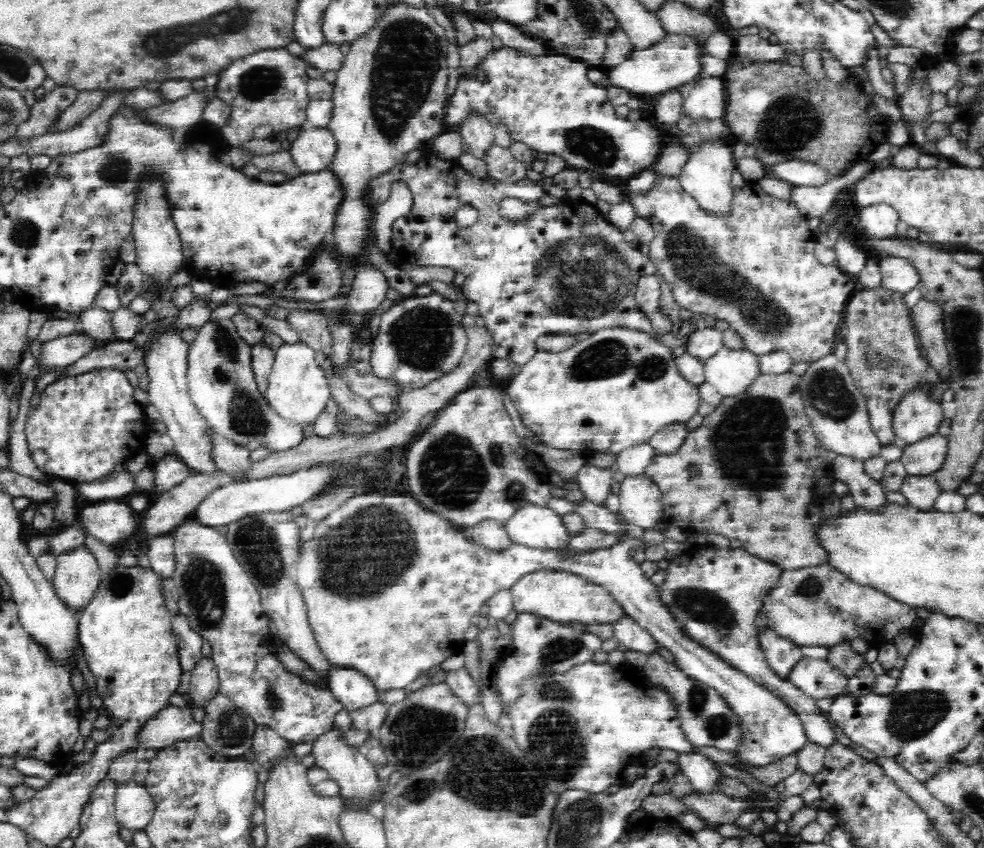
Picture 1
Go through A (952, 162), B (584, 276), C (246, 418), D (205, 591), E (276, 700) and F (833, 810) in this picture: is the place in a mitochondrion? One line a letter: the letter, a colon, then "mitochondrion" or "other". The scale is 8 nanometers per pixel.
A: other
B: mitochondrion
C: mitochondrion
D: mitochondrion
E: mitochondrion
F: other

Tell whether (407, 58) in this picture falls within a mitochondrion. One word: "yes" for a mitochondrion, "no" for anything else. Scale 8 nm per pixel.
yes

